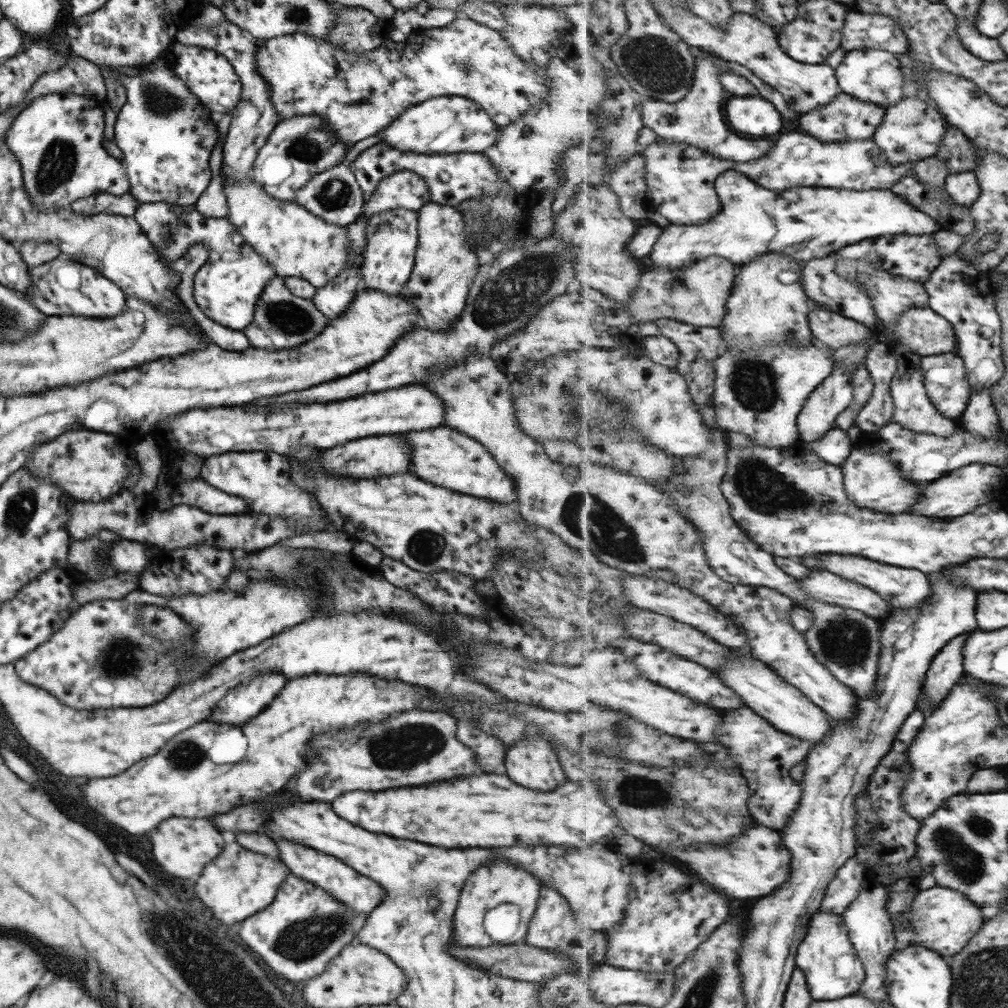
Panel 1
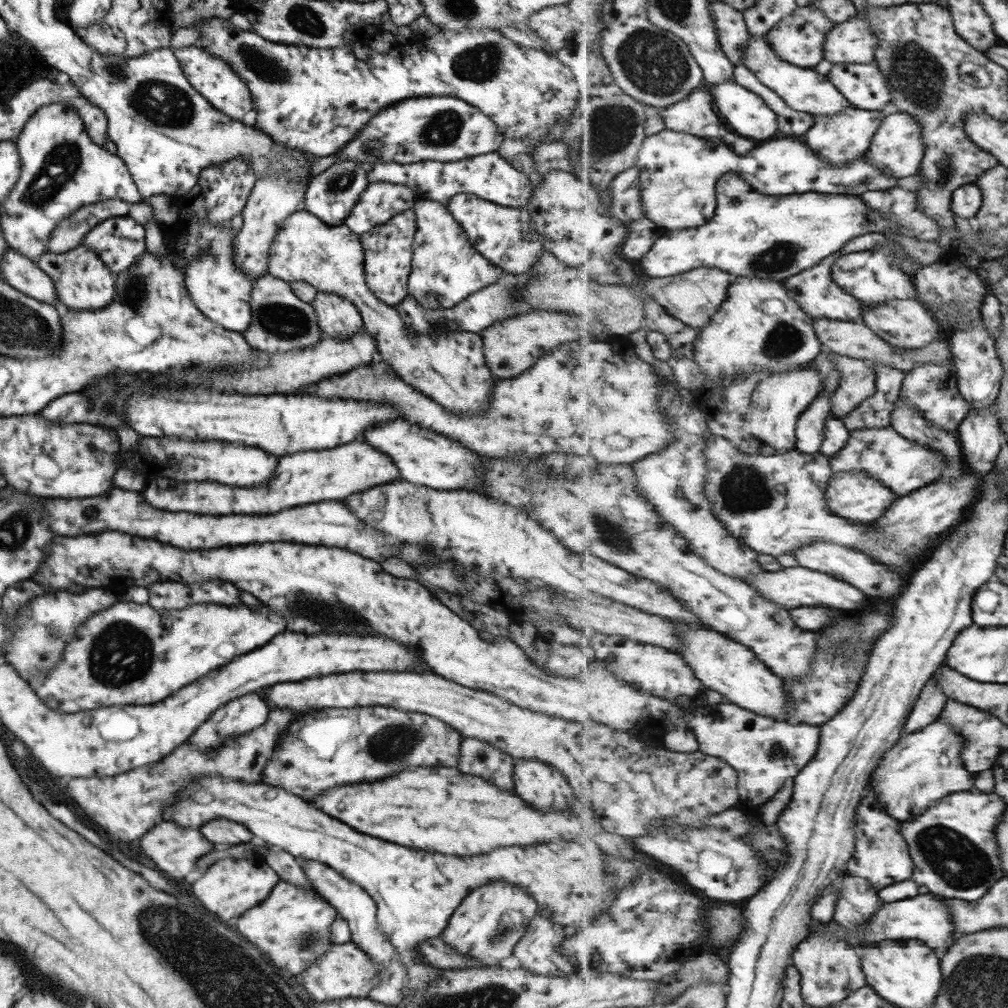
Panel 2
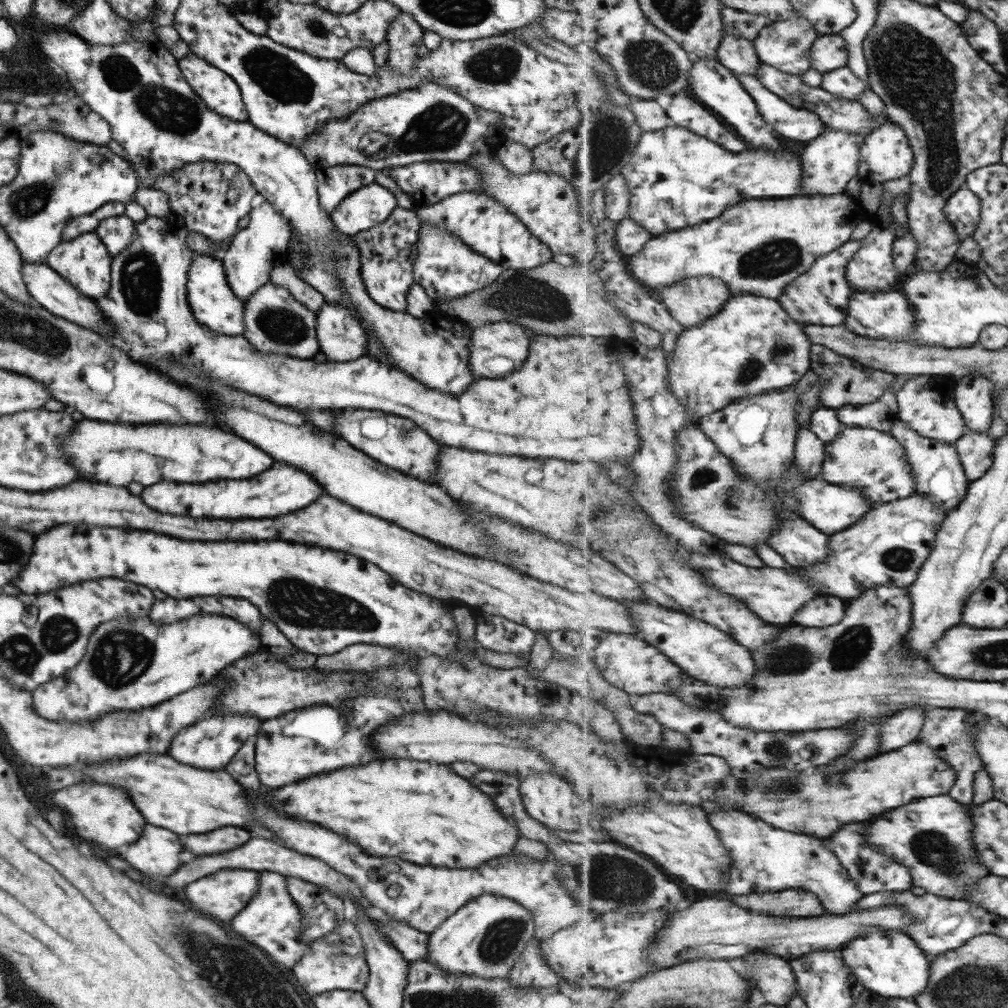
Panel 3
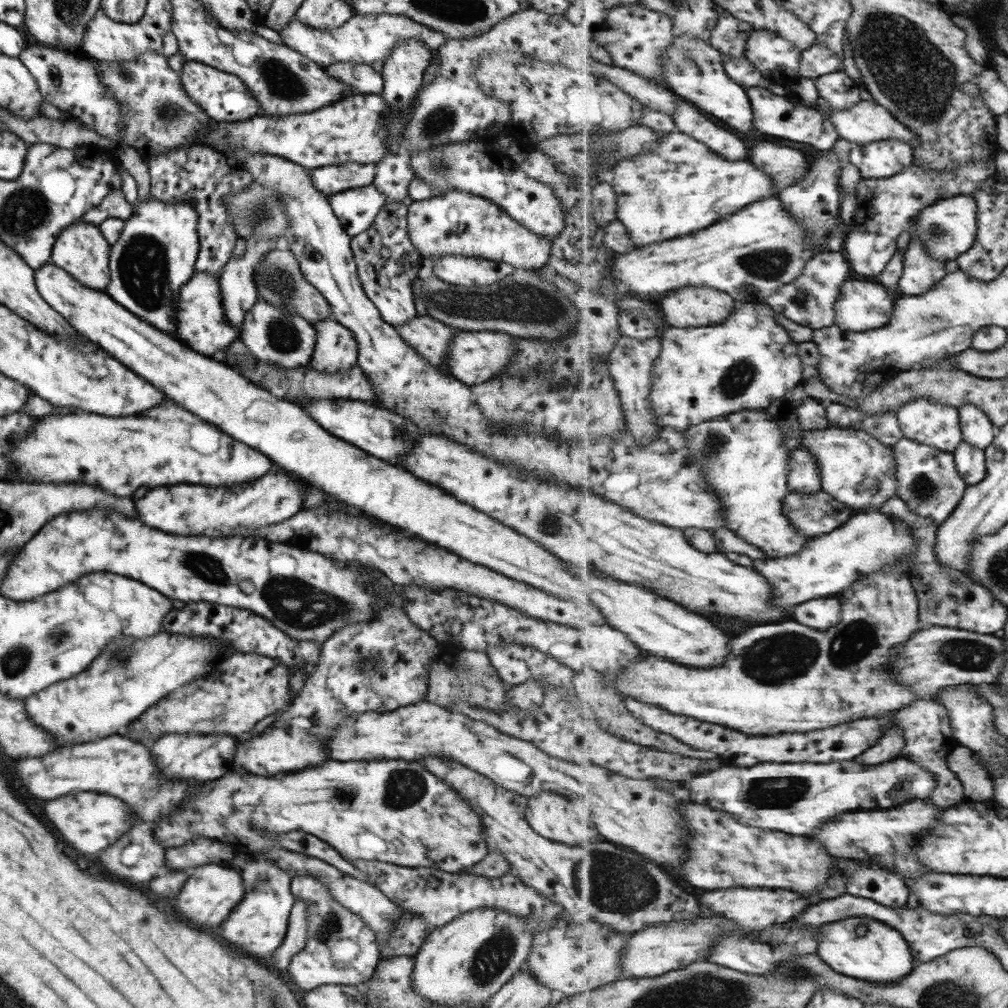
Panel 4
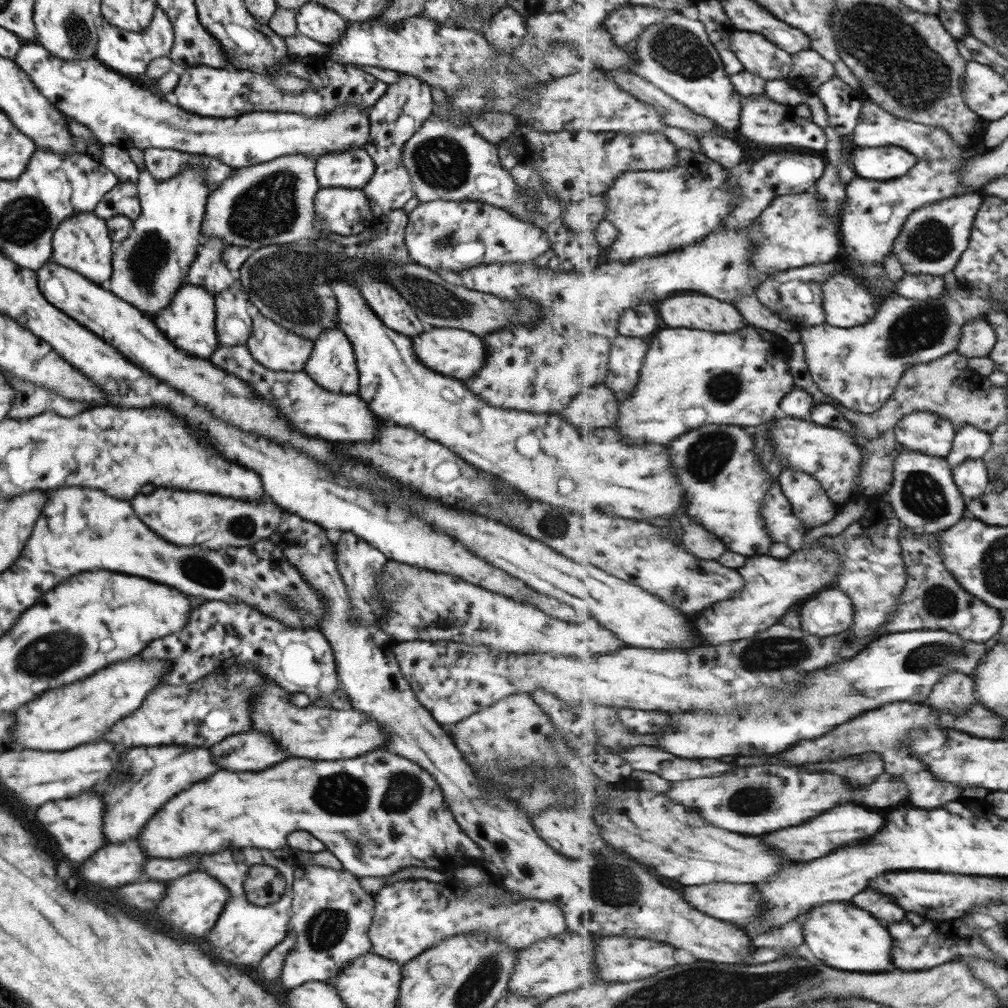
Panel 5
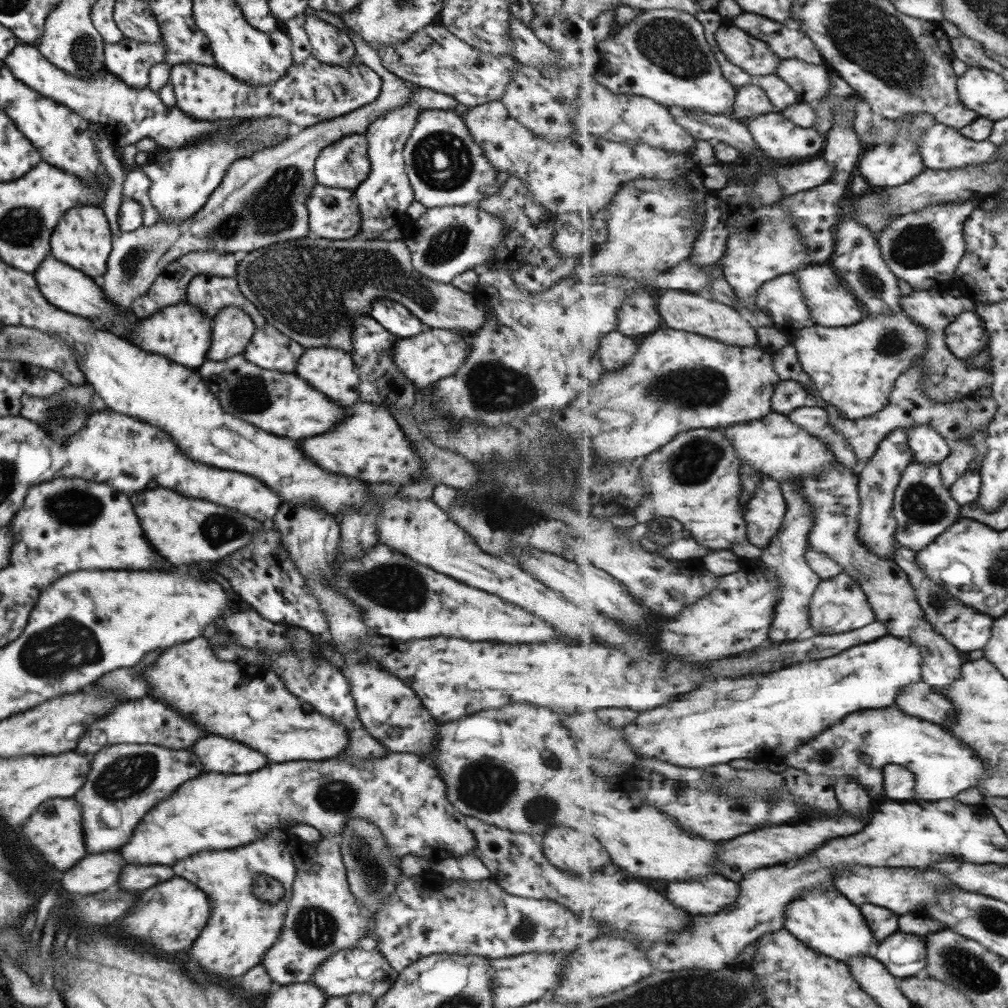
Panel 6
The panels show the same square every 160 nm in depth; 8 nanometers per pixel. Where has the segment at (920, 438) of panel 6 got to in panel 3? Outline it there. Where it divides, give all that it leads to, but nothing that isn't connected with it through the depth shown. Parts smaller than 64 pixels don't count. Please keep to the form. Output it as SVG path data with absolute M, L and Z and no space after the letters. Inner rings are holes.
M944 375L910 376L898 390L899 420L909 424L917 433L939 442L954 444L964 436L968 426L956 404L959 380Z

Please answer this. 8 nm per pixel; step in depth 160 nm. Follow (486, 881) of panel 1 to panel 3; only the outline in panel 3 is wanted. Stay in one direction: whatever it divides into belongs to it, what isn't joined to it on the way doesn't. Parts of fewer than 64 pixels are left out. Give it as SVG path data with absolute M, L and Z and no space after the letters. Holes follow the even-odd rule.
M480 895L428 933L426 961L451 974L501 978L507 976L533 934L534 924L528 910L507 898Z

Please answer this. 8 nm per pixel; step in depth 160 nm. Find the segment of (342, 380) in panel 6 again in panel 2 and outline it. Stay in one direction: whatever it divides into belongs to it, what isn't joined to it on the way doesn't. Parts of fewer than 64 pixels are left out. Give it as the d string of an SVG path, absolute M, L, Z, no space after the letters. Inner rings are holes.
M316 291L311 304L322 335L341 339L362 330L362 320L357 309L339 295Z

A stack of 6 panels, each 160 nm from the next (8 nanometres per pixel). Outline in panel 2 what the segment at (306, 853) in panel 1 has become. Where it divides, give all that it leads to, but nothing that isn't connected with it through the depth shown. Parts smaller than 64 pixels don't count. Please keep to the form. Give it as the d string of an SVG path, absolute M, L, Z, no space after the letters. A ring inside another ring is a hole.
M304 860L305 864L301 868L305 873L305 878L309 880L309 886L314 892L321 896L341 917L350 930L350 942L355 944L359 951L369 956L369 959L378 966L378 978L376 985L369 990L367 998L373 1002L379 1002L385 1006L397 1006L402 1000L402 990L404 989L405 971L402 962L393 952L393 946L382 935L377 928L376 905L375 902L361 889L361 887L351 883L348 879L341 877L337 871L313 860Z

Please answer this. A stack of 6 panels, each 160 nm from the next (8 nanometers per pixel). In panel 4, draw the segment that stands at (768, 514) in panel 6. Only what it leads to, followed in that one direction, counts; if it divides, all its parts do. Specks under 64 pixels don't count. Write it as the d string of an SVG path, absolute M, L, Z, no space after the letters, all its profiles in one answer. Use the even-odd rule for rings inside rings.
M823 490L817 494L789 492L784 498L783 510L791 518L793 527L810 540L834 532L857 512Z

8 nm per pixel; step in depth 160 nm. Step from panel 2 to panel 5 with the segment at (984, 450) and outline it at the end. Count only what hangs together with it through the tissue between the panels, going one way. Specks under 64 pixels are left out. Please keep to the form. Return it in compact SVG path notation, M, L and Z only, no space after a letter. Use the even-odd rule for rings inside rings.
M982 459L965 461L953 469L957 486L966 500L979 498L992 488L989 466Z

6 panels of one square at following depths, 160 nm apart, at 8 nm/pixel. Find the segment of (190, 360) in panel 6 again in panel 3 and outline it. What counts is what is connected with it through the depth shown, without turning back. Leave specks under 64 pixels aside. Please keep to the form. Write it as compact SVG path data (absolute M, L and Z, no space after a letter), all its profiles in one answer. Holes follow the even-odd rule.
M194 253L187 269L186 301L195 322L207 330L217 334L242 334L244 303L229 288L219 256Z

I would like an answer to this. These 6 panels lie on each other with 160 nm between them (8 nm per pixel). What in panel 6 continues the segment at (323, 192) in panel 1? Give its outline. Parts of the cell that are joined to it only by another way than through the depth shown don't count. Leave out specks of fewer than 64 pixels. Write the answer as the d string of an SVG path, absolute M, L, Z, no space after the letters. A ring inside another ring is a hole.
M348 134L322 148L314 160L316 184L355 190L370 167L367 149L362 134Z

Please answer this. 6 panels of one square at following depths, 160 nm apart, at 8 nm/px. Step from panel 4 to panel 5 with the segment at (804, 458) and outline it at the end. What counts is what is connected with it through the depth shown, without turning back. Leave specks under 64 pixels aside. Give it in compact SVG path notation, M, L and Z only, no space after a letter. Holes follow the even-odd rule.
M785 468L777 482L809 529L828 524L839 511L821 482L803 470Z

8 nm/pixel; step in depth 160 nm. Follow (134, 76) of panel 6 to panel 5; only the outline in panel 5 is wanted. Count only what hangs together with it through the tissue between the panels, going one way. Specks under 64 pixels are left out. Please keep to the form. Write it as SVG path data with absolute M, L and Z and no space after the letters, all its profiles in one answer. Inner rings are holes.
M158 6L154 7L154 14L149 24L141 32L121 30L105 20L101 22L101 28L104 33L96 38L94 58L109 70L126 77L143 74L146 71L146 66L155 58L169 57L173 45L174 34L171 23Z

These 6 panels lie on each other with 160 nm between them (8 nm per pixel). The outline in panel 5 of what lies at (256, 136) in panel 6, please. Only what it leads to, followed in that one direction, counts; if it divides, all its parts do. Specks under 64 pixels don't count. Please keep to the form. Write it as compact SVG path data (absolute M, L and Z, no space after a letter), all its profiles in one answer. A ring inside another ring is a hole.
M193 165L185 167L178 175L167 180L155 180L146 169L140 170L136 180L137 198L139 199L140 213L132 221L132 229L119 243L114 244L111 257L112 273L106 283L109 292L117 298L132 304L151 318L156 316L159 309L167 308L174 292L183 284L189 265L198 254L202 244L201 223L204 215L204 206L208 197L206 178L203 167Z

